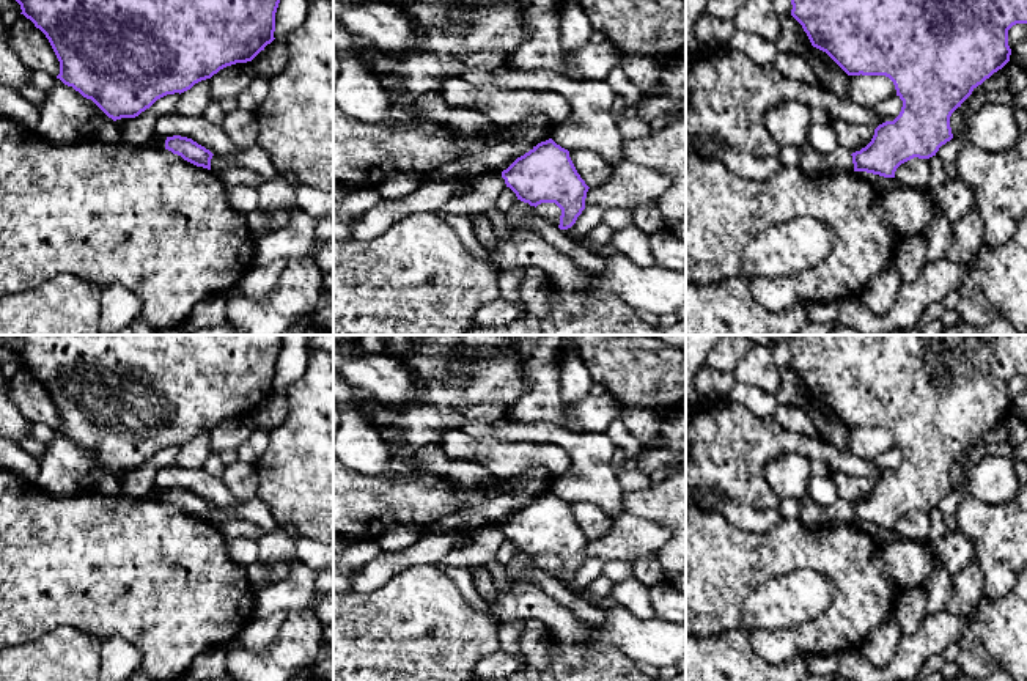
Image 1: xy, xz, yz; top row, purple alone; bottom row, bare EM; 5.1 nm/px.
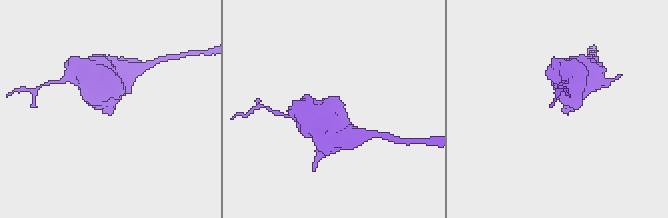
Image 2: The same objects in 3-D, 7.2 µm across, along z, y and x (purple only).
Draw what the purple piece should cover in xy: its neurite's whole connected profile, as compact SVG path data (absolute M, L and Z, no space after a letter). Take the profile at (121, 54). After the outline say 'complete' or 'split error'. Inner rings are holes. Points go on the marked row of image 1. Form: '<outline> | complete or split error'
M16 0L27 19L39 28L49 39L58 61L60 79L64 85L72 87L83 98L91 99L113 121L121 118L135 118L149 109L157 99L184 93L195 83L211 79L220 69L252 61L267 44L271 44L275 31L275 13L280 0Z | complete

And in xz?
M552 138L517 157L502 178L517 200L530 206L555 203L561 209L560 230L571 228L585 209L590 187L577 173L569 151Z | complete

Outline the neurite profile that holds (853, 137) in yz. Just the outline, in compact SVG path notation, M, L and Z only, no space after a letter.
M841 120L832 123L837 132L840 146L846 148L851 154L865 148L873 135L874 129L865 124L849 124Z

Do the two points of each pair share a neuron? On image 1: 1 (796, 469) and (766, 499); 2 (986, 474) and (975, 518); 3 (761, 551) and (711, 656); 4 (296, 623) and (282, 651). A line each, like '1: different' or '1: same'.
1: different
2: different
3: different
4: same

